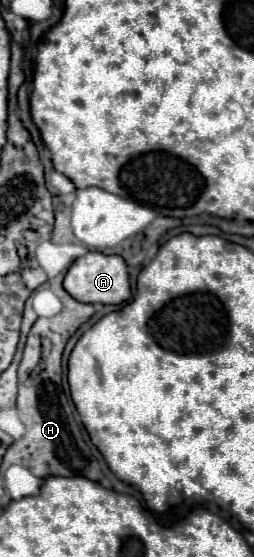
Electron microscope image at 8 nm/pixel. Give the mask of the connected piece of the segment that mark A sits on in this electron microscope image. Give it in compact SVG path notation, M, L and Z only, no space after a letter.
M88 251L86 255L78 257L72 267L68 269L64 277L64 289L82 303L104 303L104 305L118 305L130 299L130 281L128 281L128 271L126 263L120 255L104 255L96 251Z

